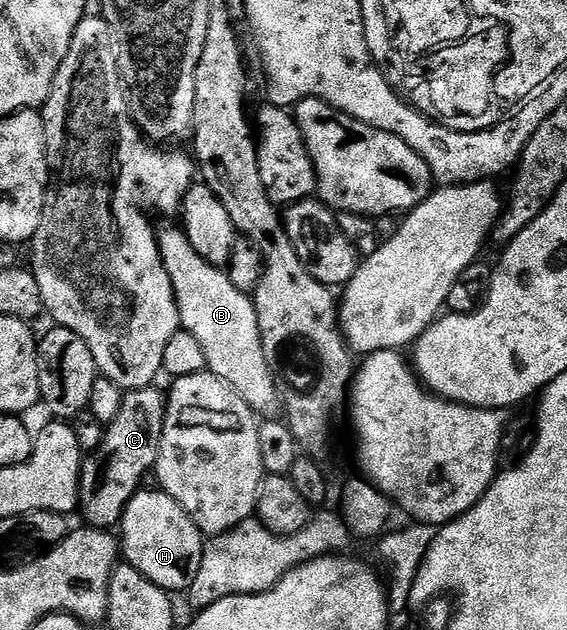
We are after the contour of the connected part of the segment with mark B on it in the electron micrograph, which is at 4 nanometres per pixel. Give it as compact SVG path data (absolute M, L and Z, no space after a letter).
M183 226L160 227L156 236L166 273L174 285L180 326L196 338L206 353L207 370L226 381L257 413L277 410L280 393L266 361L258 329L258 313L251 298L243 295L228 279L227 270L202 258L192 247Z

